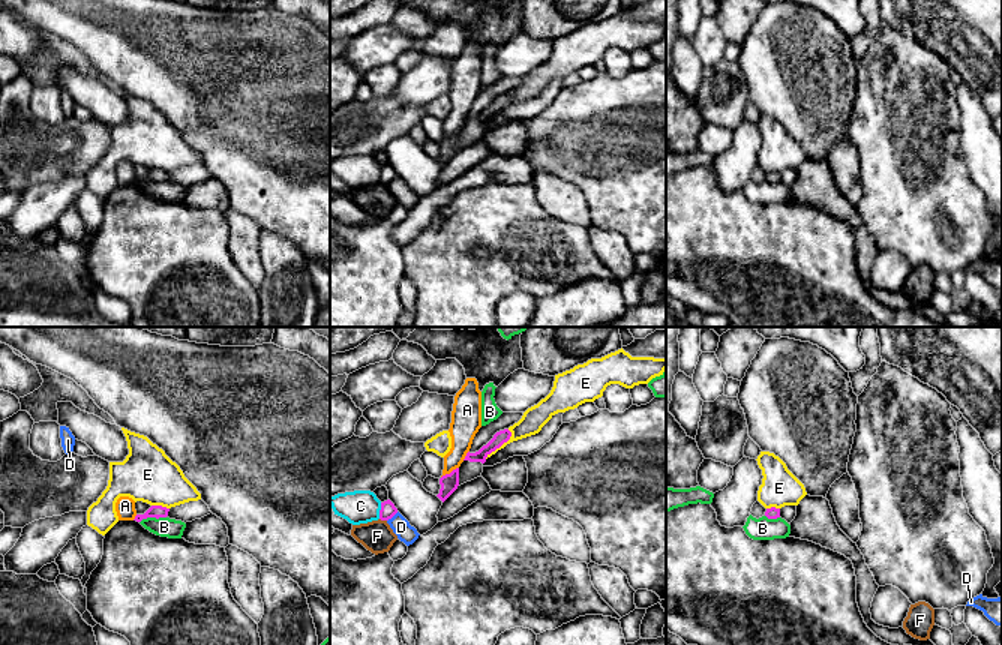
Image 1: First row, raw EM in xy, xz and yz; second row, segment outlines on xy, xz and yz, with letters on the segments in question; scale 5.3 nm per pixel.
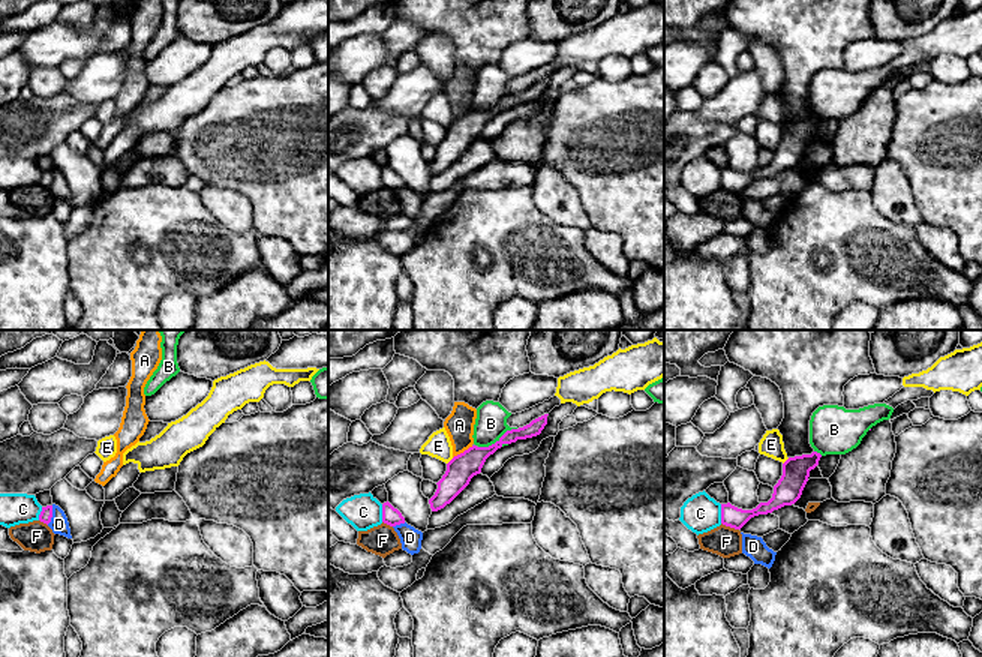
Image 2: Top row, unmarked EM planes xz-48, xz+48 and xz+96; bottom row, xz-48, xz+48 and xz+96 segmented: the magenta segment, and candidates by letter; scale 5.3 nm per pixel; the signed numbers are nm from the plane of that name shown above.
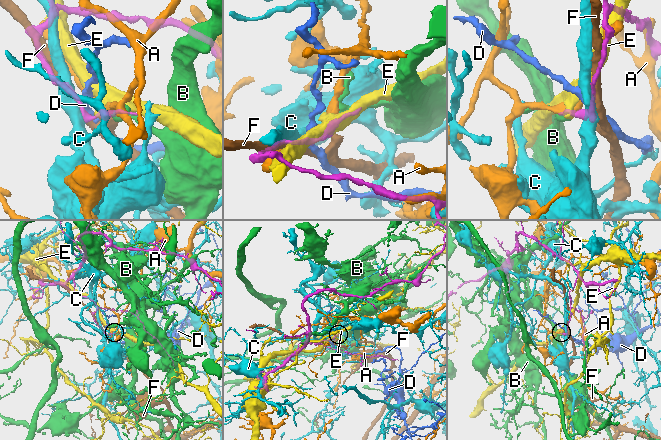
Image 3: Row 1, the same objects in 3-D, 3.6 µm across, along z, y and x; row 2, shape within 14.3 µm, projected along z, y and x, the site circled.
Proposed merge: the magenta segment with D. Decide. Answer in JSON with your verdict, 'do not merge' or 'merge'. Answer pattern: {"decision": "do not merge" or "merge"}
{"decision": "do not merge"}

